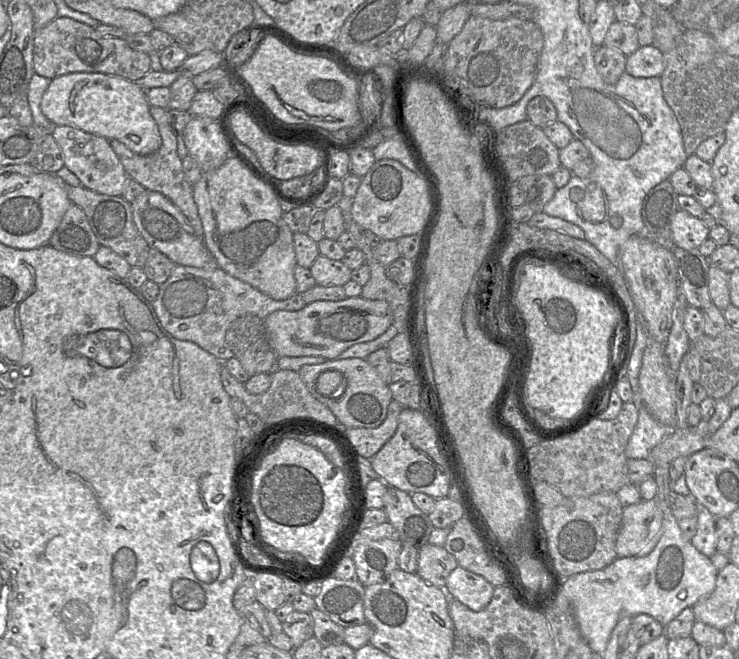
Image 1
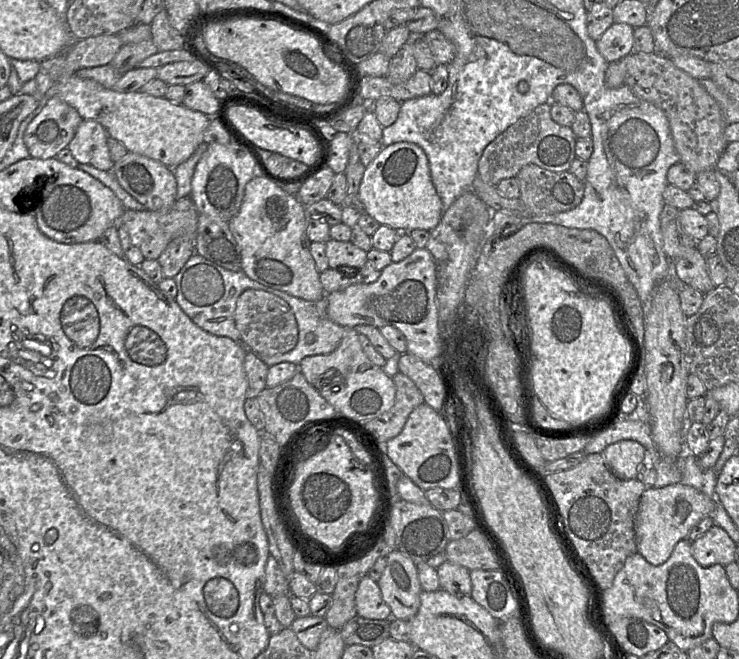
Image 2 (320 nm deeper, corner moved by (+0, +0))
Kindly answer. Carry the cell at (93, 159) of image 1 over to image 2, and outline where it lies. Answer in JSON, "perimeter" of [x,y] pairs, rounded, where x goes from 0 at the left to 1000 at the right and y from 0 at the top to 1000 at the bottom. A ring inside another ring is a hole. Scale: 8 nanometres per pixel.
{"perimeter":[[[112,181],[91,225],[108,249],[150,261],[154,246],[149,238],[146,208],[135,187]]]}

